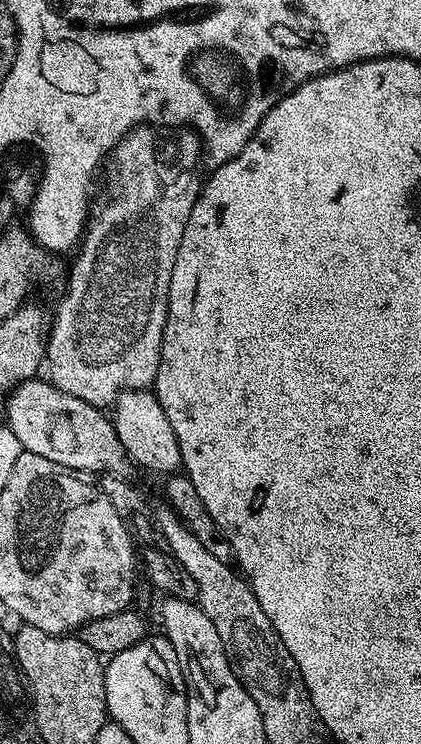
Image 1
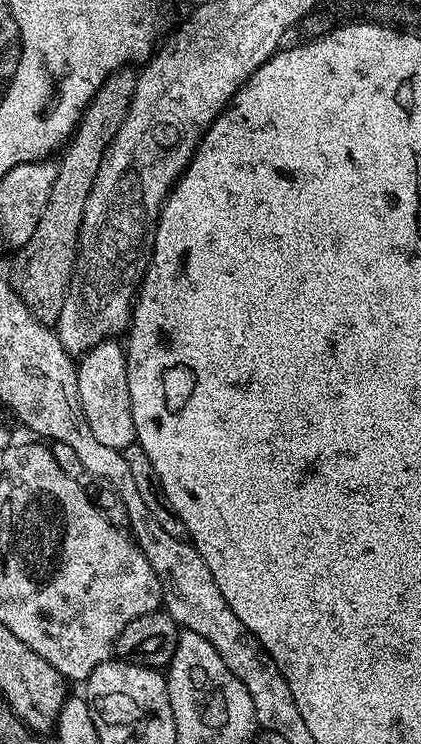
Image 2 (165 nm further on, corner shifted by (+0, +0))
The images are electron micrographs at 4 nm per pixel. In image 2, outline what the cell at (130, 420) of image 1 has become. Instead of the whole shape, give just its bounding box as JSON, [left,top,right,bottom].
[76,339,136,449]

